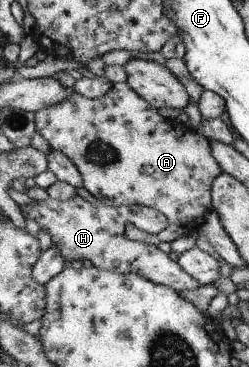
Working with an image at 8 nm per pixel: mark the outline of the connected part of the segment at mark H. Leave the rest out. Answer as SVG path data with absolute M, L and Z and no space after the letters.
M76 195L69 200L57 200L48 196L44 200L32 200L31 204L20 206L23 216L34 220L41 229L46 229L61 256L74 263L90 261L101 270L119 274L136 274L152 283L174 288L177 292L184 289L198 289L201 284L172 261L168 254L162 253L157 245L144 245L138 240L130 241L124 237L124 221L128 219L128 206L93 205Z

